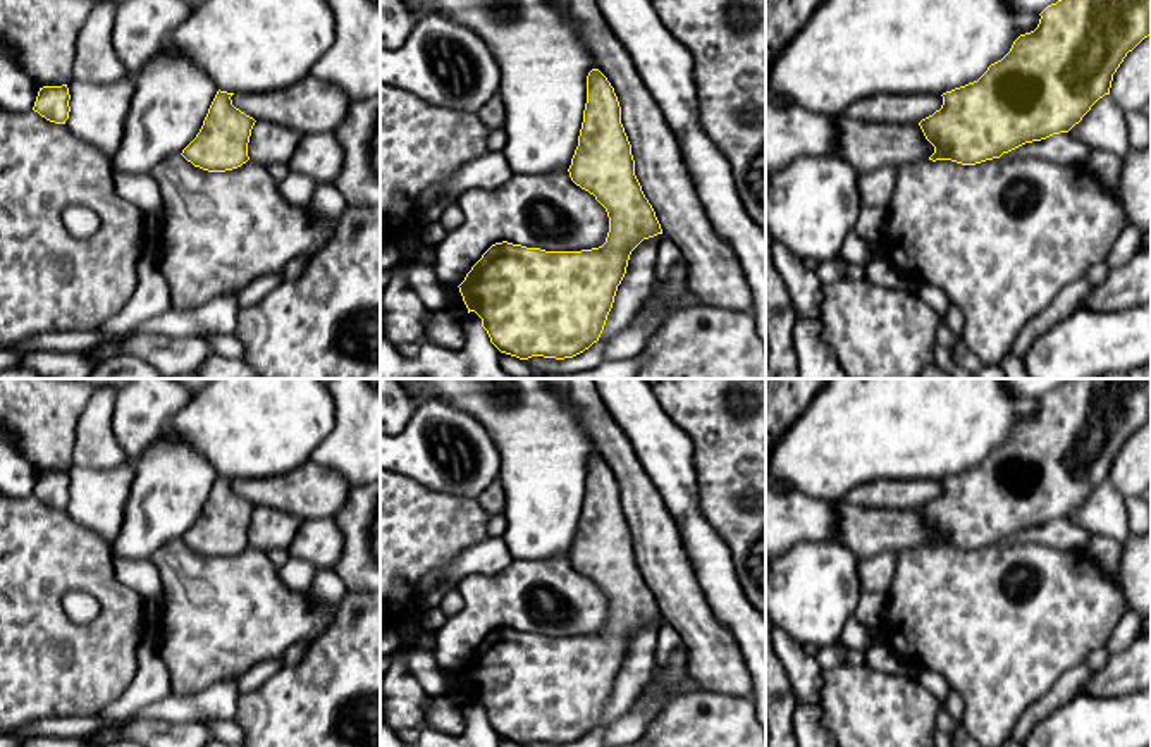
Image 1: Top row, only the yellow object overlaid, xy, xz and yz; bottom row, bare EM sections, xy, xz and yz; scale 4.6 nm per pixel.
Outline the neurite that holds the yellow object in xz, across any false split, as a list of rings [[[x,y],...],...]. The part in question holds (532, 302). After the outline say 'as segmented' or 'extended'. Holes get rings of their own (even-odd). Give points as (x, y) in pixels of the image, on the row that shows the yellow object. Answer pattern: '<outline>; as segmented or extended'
[[[592,69],[587,76],[583,122],[578,136],[578,146],[568,172],[576,186],[594,194],[606,208],[609,217],[606,243],[599,248],[582,251],[545,251],[508,241],[495,243],[482,255],[482,258],[466,274],[465,281],[458,286],[468,313],[475,312],[482,318],[482,327],[487,330],[490,343],[501,353],[520,360],[528,360],[532,356],[556,360],[573,358],[597,343],[612,308],[618,286],[626,274],[631,251],[643,239],[662,234],[656,212],[635,176],[635,160],[631,155],[631,145],[621,124],[618,96],[607,77],[599,69]]]; as segmented

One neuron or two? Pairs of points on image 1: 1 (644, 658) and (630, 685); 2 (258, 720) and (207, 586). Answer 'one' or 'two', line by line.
1: one
2: two

